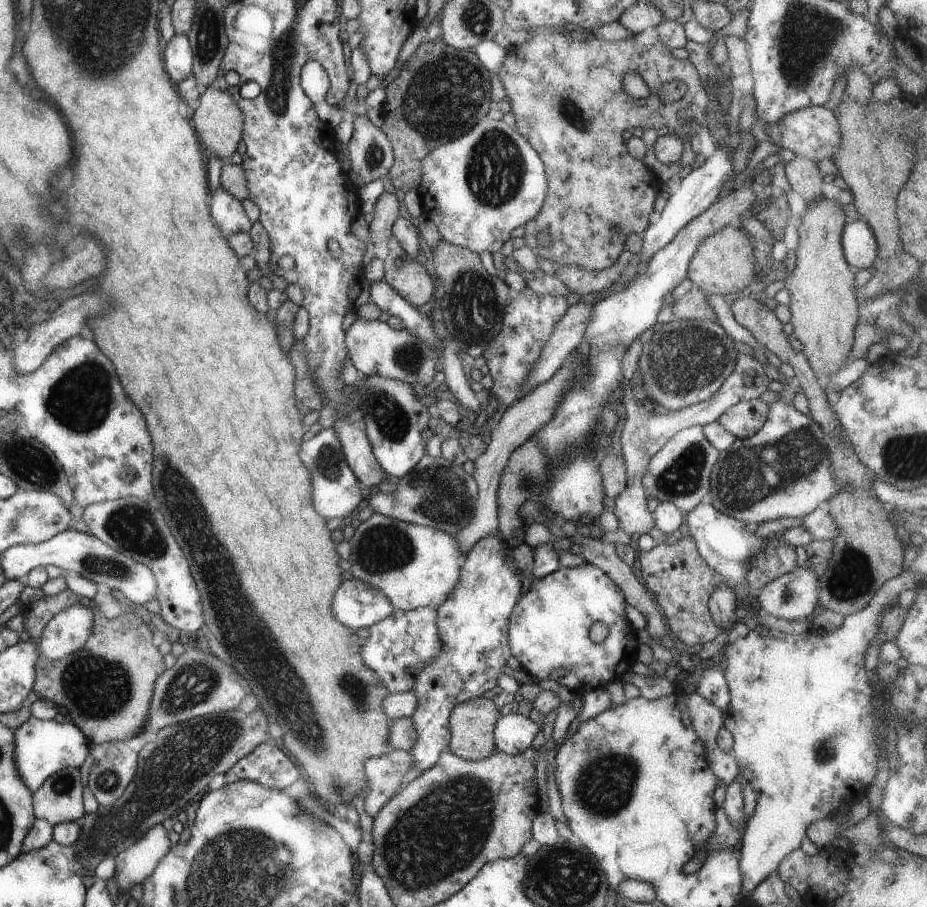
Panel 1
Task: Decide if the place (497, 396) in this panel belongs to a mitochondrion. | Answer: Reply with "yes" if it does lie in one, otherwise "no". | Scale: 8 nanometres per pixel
no

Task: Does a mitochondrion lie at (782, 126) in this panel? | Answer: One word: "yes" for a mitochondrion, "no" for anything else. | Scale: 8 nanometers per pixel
no

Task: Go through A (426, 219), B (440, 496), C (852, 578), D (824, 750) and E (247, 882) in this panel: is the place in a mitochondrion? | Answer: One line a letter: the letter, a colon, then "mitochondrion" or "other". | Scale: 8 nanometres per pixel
A: other
B: mitochondrion
C: mitochondrion
D: mitochondrion
E: mitochondrion

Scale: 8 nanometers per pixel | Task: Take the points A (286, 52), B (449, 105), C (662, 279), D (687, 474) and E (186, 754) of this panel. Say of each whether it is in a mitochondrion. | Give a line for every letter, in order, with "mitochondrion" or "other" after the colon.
A: mitochondrion
B: mitochondrion
C: other
D: mitochondrion
E: mitochondrion

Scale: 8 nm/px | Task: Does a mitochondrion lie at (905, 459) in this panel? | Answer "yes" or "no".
yes

